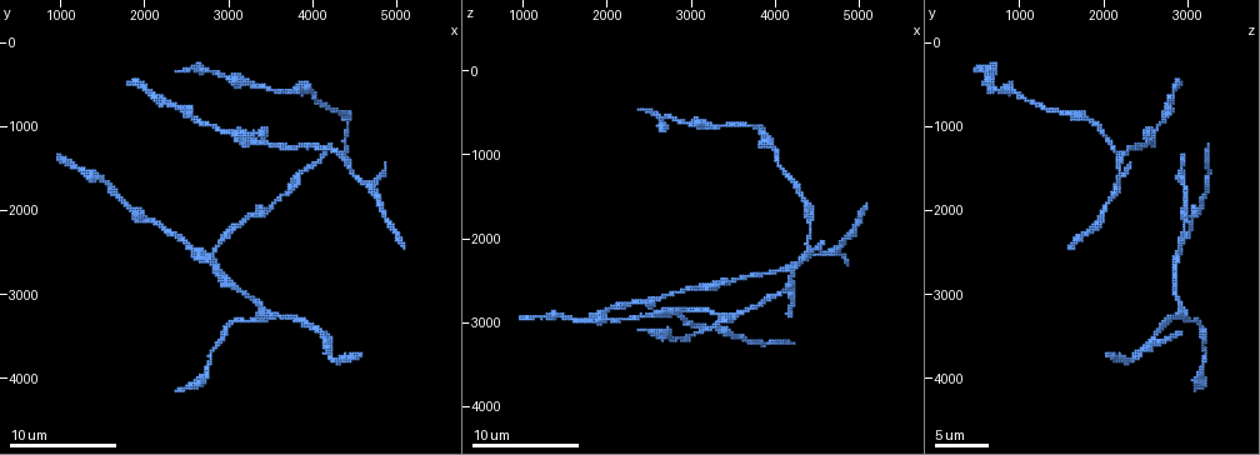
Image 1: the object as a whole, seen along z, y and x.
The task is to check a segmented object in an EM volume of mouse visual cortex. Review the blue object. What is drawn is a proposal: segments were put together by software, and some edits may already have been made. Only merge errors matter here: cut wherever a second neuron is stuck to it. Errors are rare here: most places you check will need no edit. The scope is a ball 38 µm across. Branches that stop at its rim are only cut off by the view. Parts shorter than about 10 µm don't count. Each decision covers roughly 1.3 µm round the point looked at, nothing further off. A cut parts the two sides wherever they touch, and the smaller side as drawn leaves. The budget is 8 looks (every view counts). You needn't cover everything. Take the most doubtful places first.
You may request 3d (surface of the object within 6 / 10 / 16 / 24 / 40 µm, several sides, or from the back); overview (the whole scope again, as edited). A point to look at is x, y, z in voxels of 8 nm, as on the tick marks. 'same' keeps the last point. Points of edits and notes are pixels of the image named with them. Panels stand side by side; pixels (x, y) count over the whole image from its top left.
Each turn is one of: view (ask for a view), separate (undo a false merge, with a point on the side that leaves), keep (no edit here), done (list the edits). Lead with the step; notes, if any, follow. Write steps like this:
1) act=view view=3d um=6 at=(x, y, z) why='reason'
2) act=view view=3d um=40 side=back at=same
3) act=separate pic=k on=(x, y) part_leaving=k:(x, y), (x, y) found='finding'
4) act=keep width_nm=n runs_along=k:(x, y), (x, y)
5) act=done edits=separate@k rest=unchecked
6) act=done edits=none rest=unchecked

act=view view=3d um=16 at=(3400, 3300, 3000)

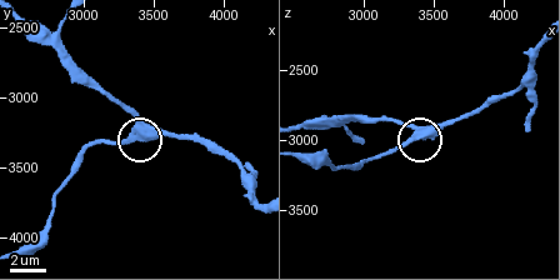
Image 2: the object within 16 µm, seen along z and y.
act=view view=3d um=16 side=back at=(3340, 3300, 3000)

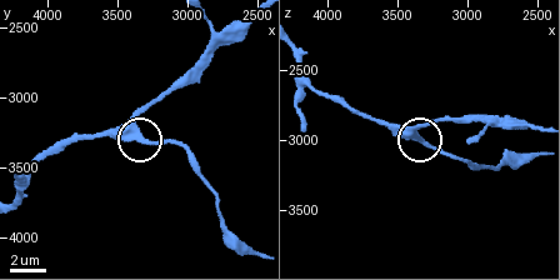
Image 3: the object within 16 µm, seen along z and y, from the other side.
act=keep width_nm=360 runs_along=3:(206, 21), (208, 49), (136, 125), (140, 136), (179, 143) found='continuous, no second neuron'

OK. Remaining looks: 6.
act=view view=3d um=6 at=(2750, 2600, 2850)

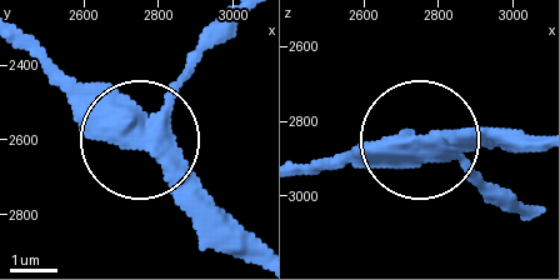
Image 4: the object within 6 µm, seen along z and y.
act=keep arms=3 found='one neuron here'

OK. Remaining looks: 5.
act=view view=3d um=6 at=(3800, 1250, 2450)

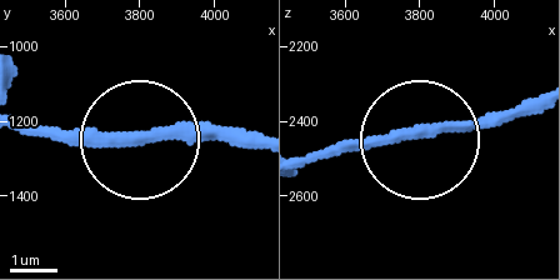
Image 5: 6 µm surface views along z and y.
act=keep side_arm_um=20 found='one neuron here'

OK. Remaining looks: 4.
act=view view=3d um=10 at=(3050, 1100, 2550) why='thick turns thin'

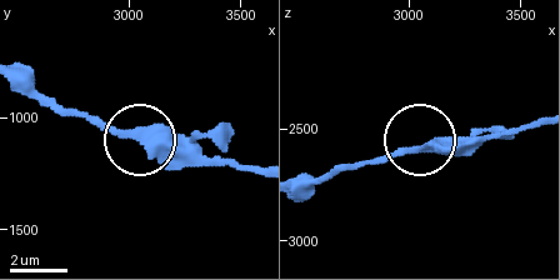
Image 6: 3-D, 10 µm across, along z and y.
act=keep found='one neuron here'

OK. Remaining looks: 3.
act=done edits=none rest=unchecked

